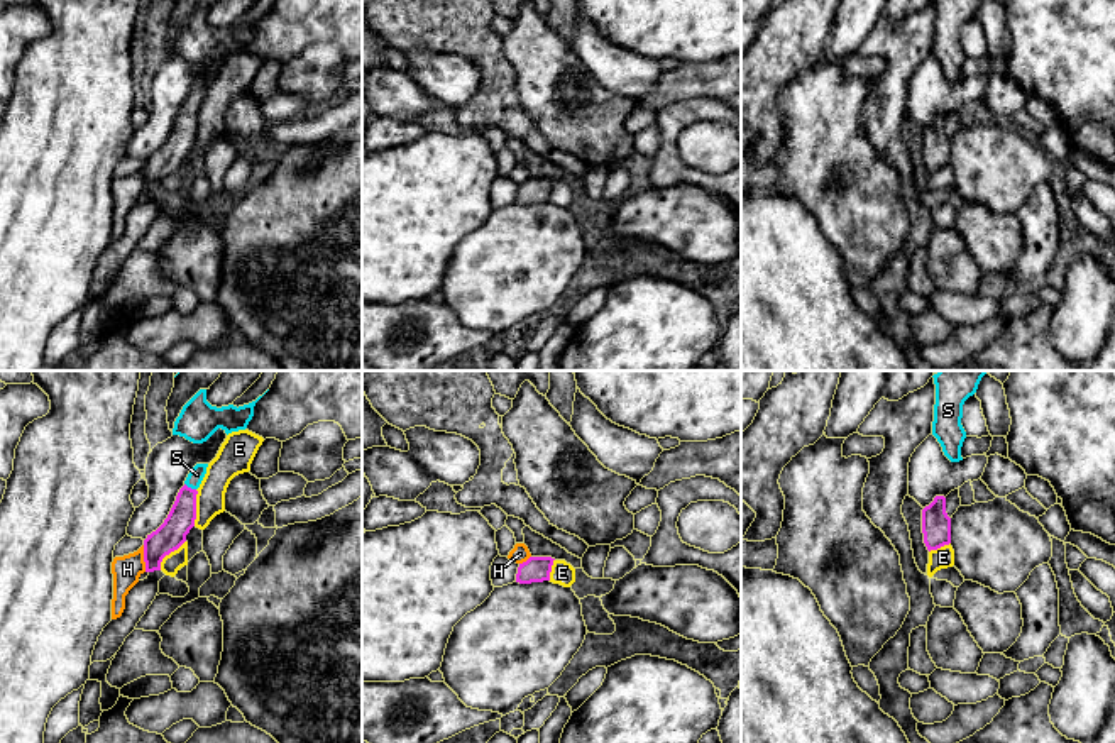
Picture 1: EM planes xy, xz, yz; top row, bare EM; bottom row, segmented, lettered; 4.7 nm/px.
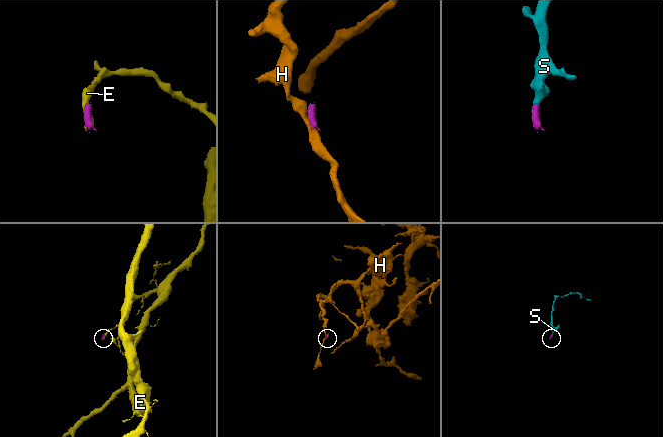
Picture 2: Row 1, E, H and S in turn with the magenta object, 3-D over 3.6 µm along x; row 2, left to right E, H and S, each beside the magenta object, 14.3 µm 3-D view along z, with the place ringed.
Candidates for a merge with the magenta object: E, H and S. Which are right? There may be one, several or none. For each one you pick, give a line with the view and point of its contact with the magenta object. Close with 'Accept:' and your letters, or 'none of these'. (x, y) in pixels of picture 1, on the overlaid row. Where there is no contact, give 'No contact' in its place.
S: Touches magenta at xy (190, 488)
Accept: S

